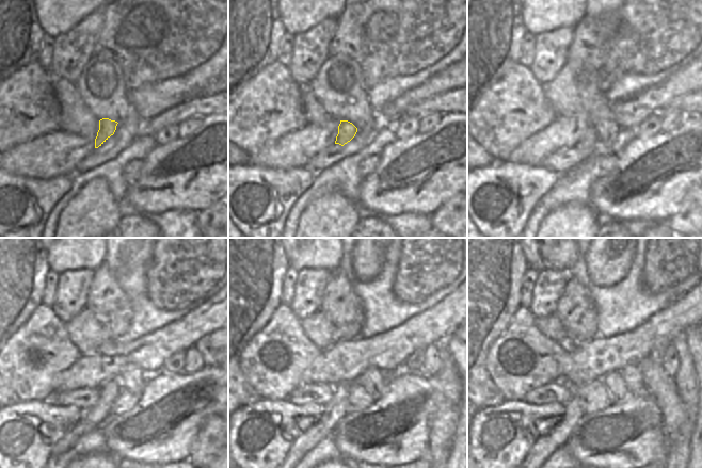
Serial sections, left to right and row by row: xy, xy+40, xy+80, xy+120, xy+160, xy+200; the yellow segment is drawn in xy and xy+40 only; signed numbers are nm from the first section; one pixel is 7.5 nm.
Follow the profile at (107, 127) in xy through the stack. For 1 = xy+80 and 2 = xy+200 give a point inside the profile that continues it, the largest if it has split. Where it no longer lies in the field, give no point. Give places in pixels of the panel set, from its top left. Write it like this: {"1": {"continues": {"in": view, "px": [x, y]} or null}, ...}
{"1": {"continues": {"in": "xy+80", "px": [589, 140]}}, "2": {"continues": {"in": "xy+200", "px": [544, 446]}}}

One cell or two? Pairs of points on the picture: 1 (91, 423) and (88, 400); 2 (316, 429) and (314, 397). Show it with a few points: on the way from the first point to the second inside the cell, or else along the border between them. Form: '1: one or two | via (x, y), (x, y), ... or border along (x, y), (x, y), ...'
1: two | border along (97, 387), (98, 399), (85, 412)
2: two | border along (334, 387), (334, 393), (324, 406)

